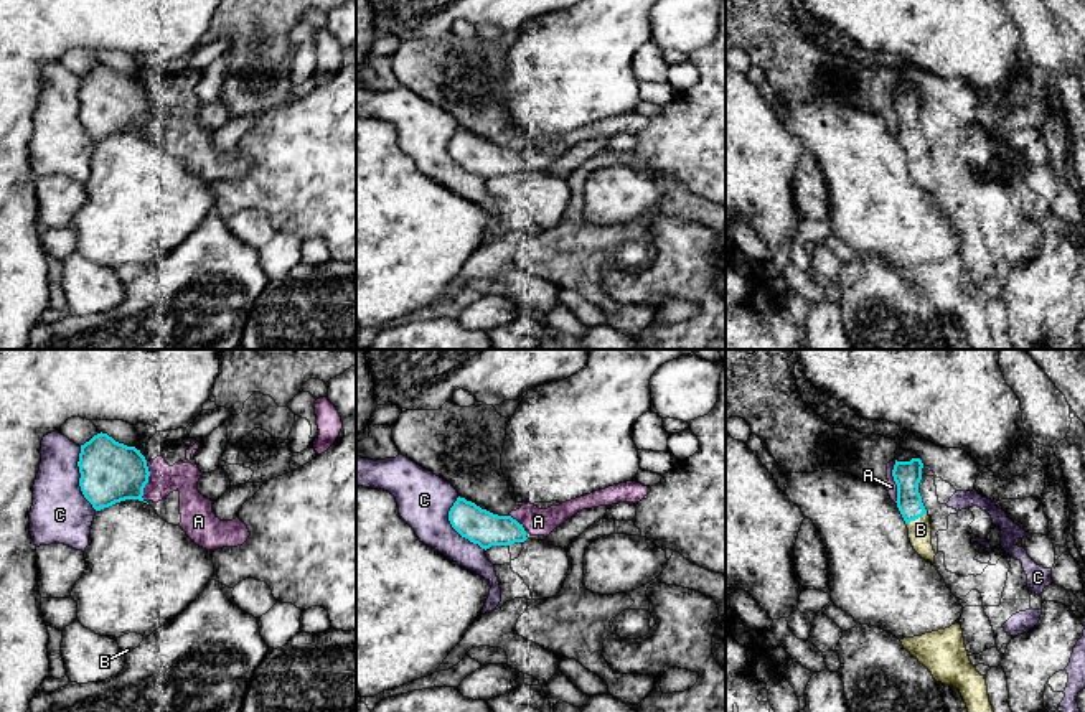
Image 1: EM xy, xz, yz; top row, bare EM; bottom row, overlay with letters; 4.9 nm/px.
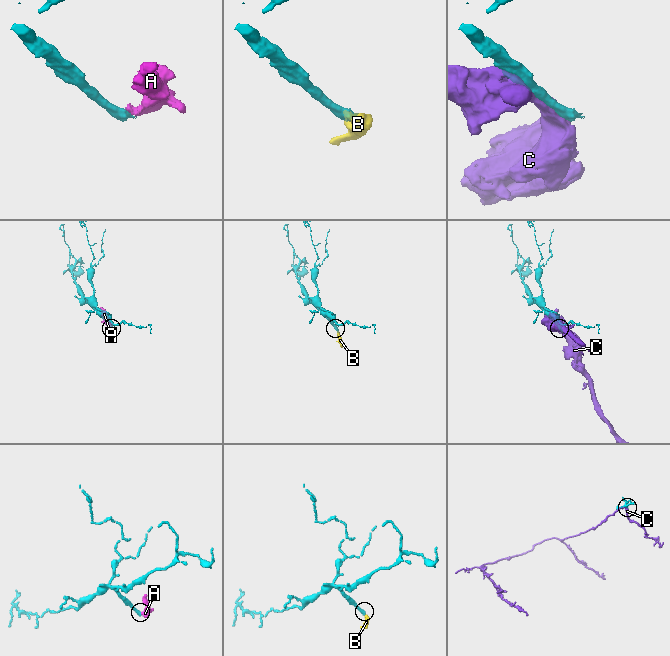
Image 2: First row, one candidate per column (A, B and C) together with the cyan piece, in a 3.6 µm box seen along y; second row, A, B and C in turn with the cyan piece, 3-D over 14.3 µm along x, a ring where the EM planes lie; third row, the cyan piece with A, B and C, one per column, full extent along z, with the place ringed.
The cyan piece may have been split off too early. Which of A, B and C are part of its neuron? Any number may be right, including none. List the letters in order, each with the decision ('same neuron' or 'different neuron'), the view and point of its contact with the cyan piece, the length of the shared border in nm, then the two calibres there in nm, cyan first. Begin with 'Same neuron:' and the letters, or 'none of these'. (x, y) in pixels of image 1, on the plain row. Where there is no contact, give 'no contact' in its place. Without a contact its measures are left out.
Same neuron: B
A: different neuron; meets cyan in xy at (147, 112); contact 200 nm long; 300 nm thick on the cyan side, 140 nm on the other
B: same neuron; meets cyan in yz at (917, 149); contact 120 nm long; 140 nm thick on the cyan side, 110 nm on the other
C: different neuron; meets cyan in xy at (79, 109); contact 320 nm long; 300 nm thick on the cyan side, 280 nm on the other

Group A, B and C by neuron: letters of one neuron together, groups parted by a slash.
A / B / C

